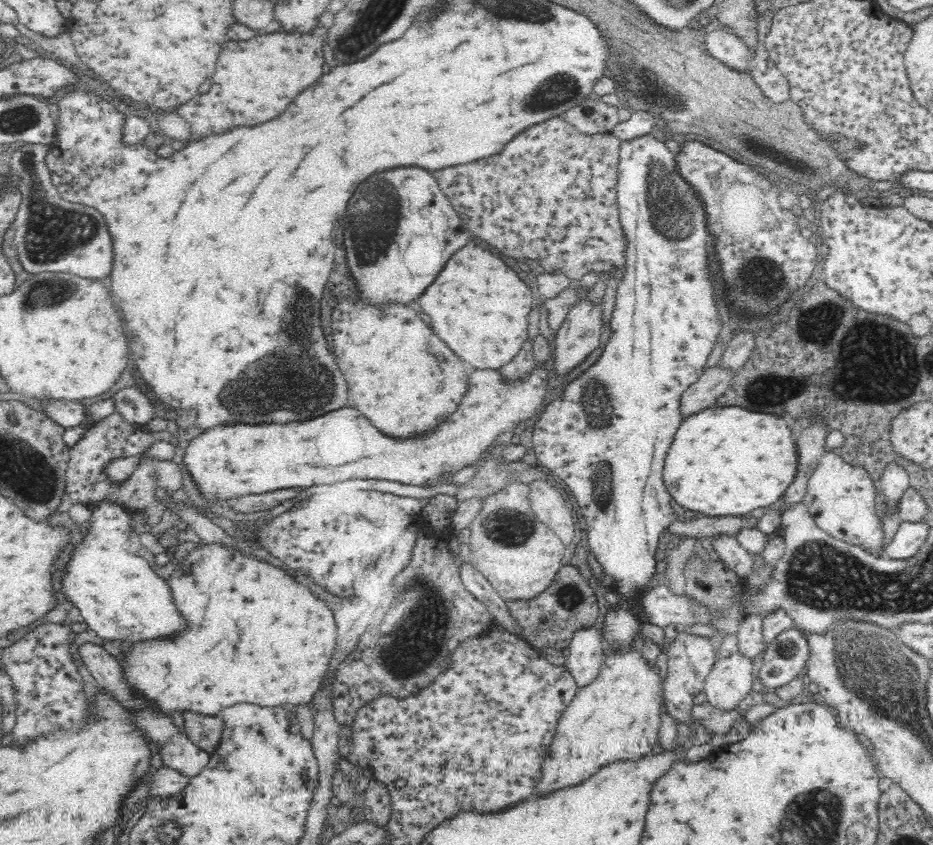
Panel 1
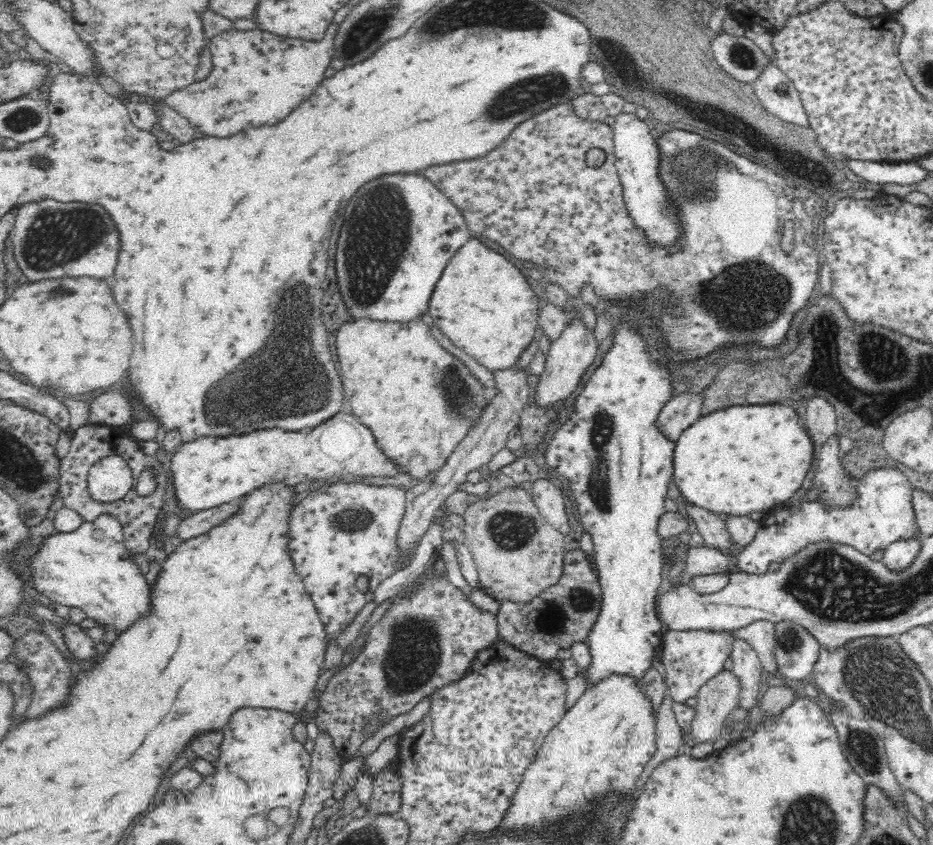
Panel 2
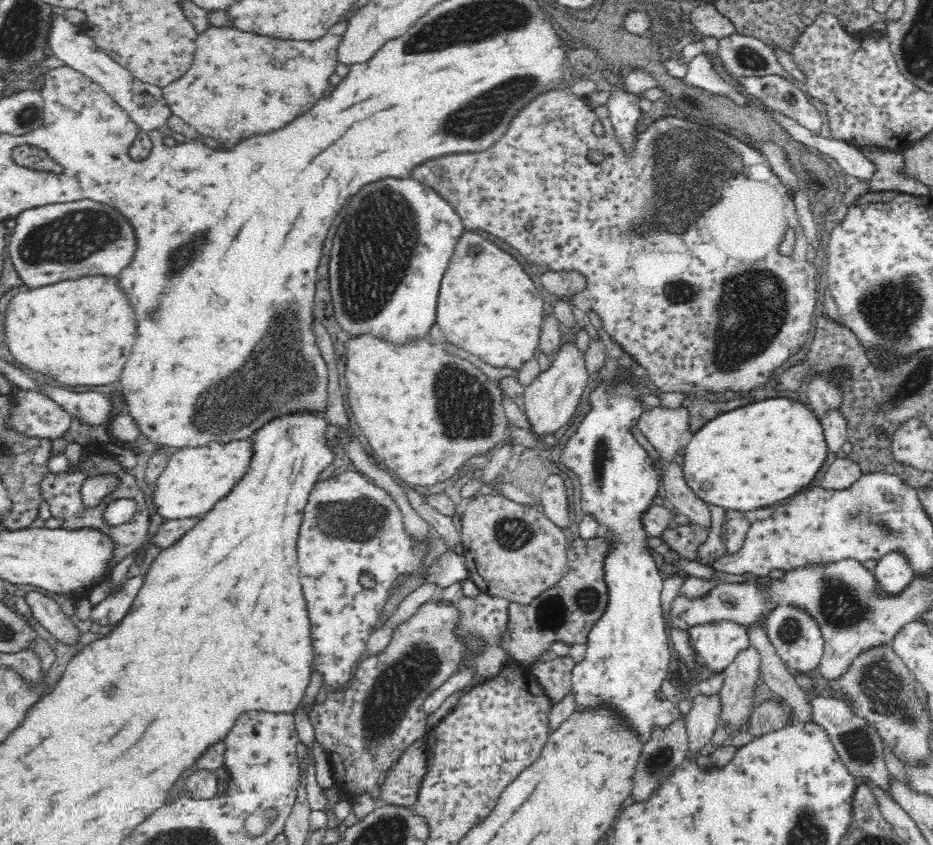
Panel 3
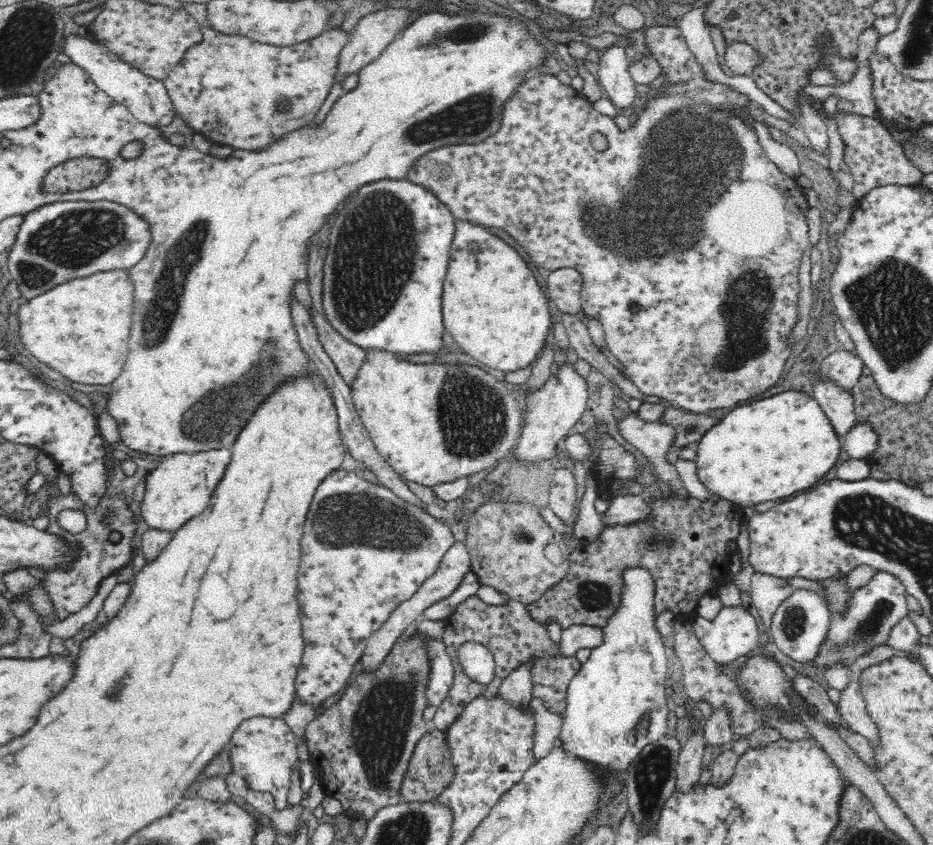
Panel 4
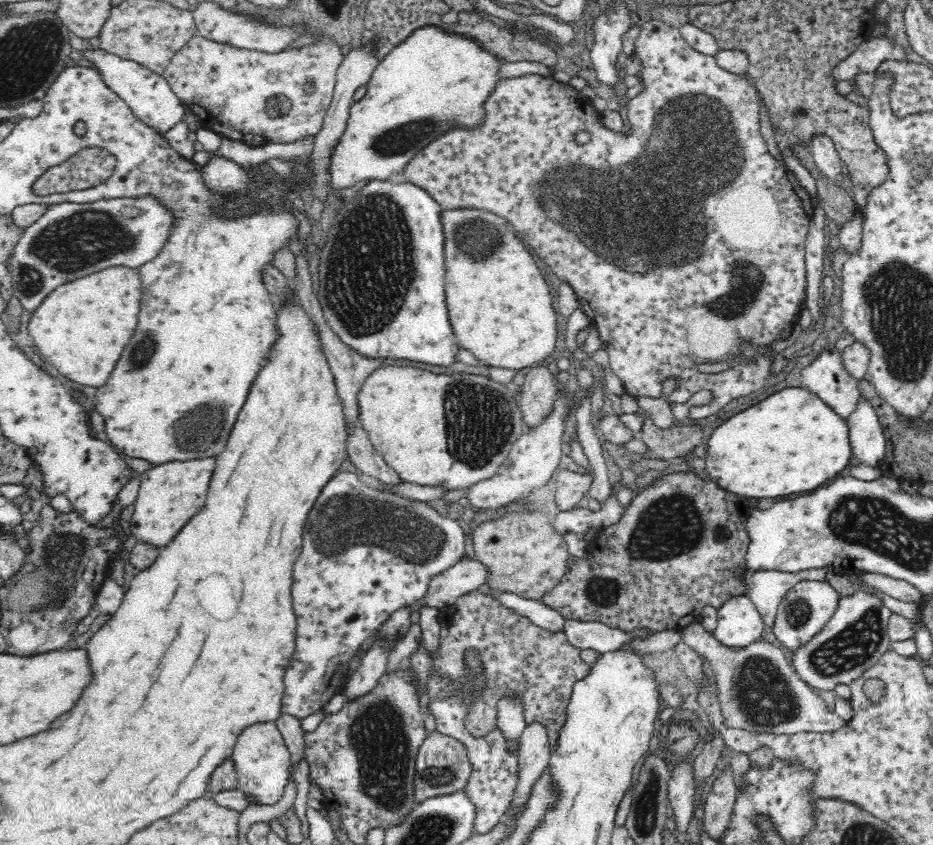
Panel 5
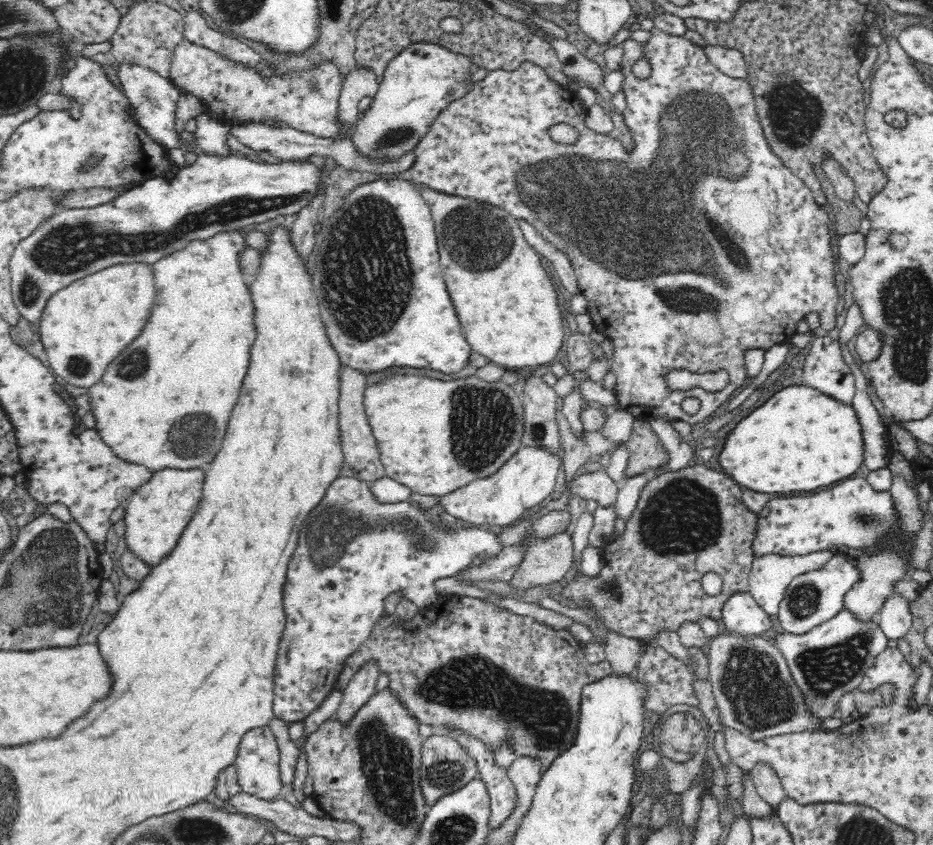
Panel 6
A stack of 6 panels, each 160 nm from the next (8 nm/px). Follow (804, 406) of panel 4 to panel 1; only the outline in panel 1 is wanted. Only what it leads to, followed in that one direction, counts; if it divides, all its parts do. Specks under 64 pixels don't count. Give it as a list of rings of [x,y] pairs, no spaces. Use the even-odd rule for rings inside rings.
[[[738,404],[727,407],[716,406],[714,408],[705,408],[700,412],[688,415],[677,428],[676,434],[672,439],[672,444],[664,459],[662,482],[664,483],[666,490],[671,494],[673,504],[678,510],[684,516],[695,519],[701,525],[711,516],[740,516],[750,512],[764,513],[767,508],[762,508],[762,506],[768,506],[768,504],[776,502],[776,500],[786,492],[788,484],[793,481],[792,478],[794,478],[797,469],[796,462],[796,450],[794,450],[794,444],[790,444],[790,430],[786,428],[784,418],[778,418],[778,416],[772,416],[772,414],[748,412],[748,410],[740,408]]]

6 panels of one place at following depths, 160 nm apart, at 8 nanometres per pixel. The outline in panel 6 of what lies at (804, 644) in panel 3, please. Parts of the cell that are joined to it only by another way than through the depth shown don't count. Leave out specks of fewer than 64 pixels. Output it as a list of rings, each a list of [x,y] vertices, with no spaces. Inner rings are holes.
[[[842,555],[830,558],[822,570],[814,570],[814,572],[806,572],[806,574],[797,576],[788,585],[779,607],[778,619],[780,619],[783,632],[802,636],[806,632],[810,632],[812,628],[831,620],[844,609],[845,595],[862,580],[862,571],[855,568]]]

